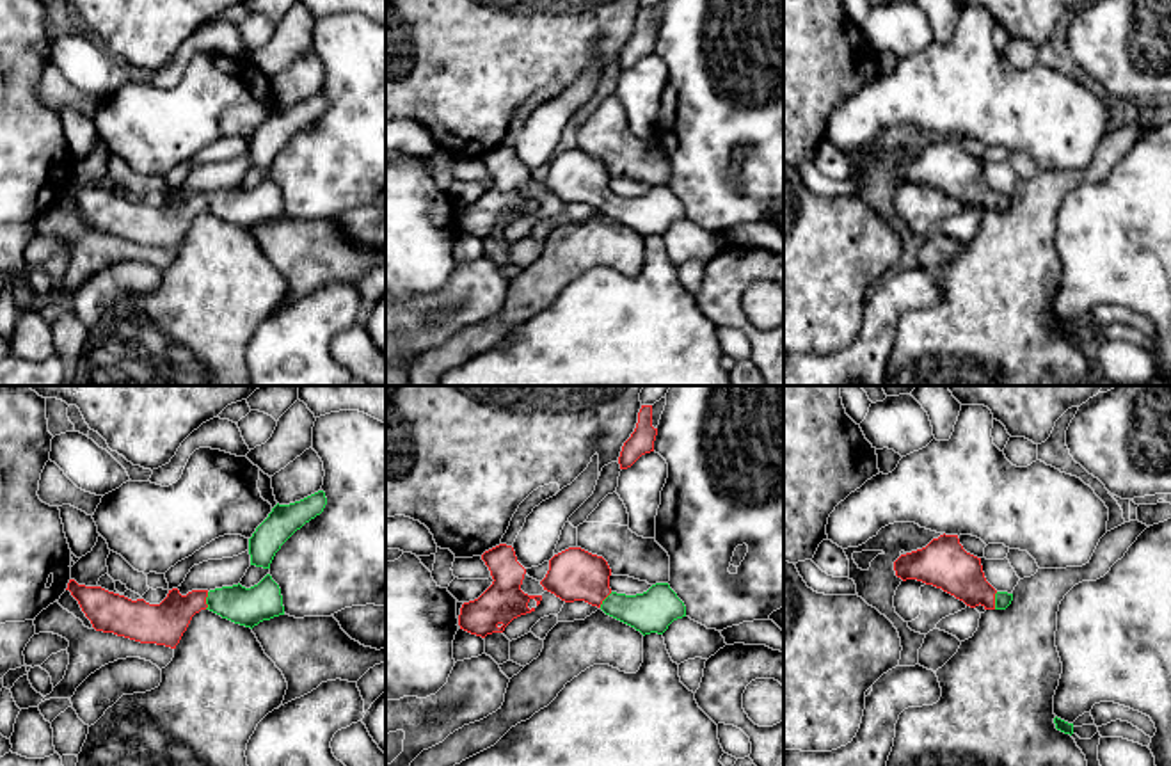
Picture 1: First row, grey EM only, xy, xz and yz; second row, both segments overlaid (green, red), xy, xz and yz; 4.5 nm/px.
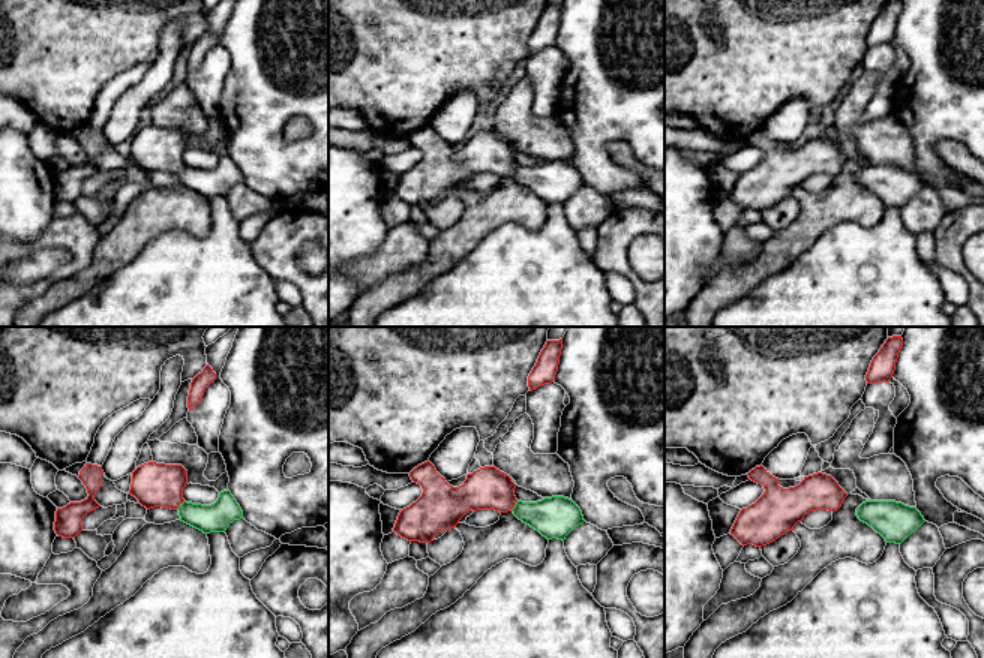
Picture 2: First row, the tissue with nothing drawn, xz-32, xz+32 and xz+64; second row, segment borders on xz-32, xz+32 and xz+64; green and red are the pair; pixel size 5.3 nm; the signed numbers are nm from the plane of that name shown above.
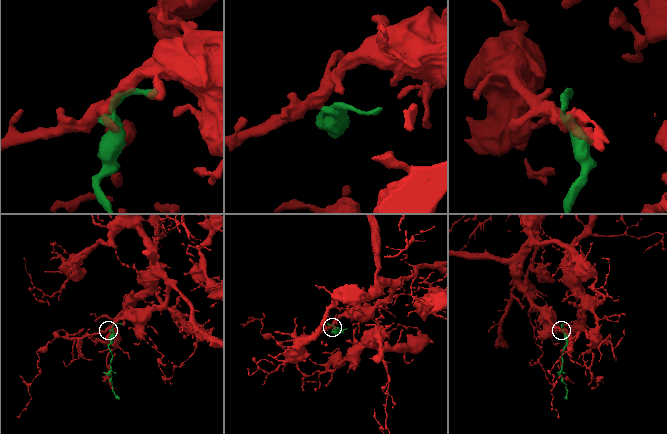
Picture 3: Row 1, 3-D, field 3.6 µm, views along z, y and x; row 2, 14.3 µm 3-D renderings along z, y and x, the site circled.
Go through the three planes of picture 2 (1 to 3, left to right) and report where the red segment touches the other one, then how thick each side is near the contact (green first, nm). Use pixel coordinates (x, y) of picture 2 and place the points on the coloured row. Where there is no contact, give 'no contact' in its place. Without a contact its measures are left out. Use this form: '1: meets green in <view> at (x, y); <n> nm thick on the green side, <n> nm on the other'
1: meets green in xz-32 at (180, 504); 160 nm thick on the green side, 240 nm on the other
2: meets green in xz+32 at (515, 505); 220 nm thick on the green side, 220 nm on the other
3: no contact

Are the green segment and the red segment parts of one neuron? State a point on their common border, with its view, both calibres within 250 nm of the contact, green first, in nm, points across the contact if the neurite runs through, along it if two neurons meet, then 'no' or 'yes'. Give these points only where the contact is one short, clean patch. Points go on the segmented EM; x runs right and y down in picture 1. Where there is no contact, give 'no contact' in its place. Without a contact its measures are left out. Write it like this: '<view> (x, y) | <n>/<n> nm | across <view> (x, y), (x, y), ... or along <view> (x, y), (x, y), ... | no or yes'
xy (207, 601) | 180/190 nm | across xy (247, 606), (228, 601), (207, 601), (180, 608), (164, 624) | yes

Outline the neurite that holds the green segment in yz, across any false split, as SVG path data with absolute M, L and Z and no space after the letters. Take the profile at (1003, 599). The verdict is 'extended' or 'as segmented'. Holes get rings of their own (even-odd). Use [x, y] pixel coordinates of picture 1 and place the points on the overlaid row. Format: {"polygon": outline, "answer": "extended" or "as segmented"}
{"polygon": "M940 535L926 547L901 555L894 562L896 576L917 579L963 601L967 606L1006 610L1013 594L997 592L984 578L981 558L967 553L958 535Z", "answer": "extended"}

